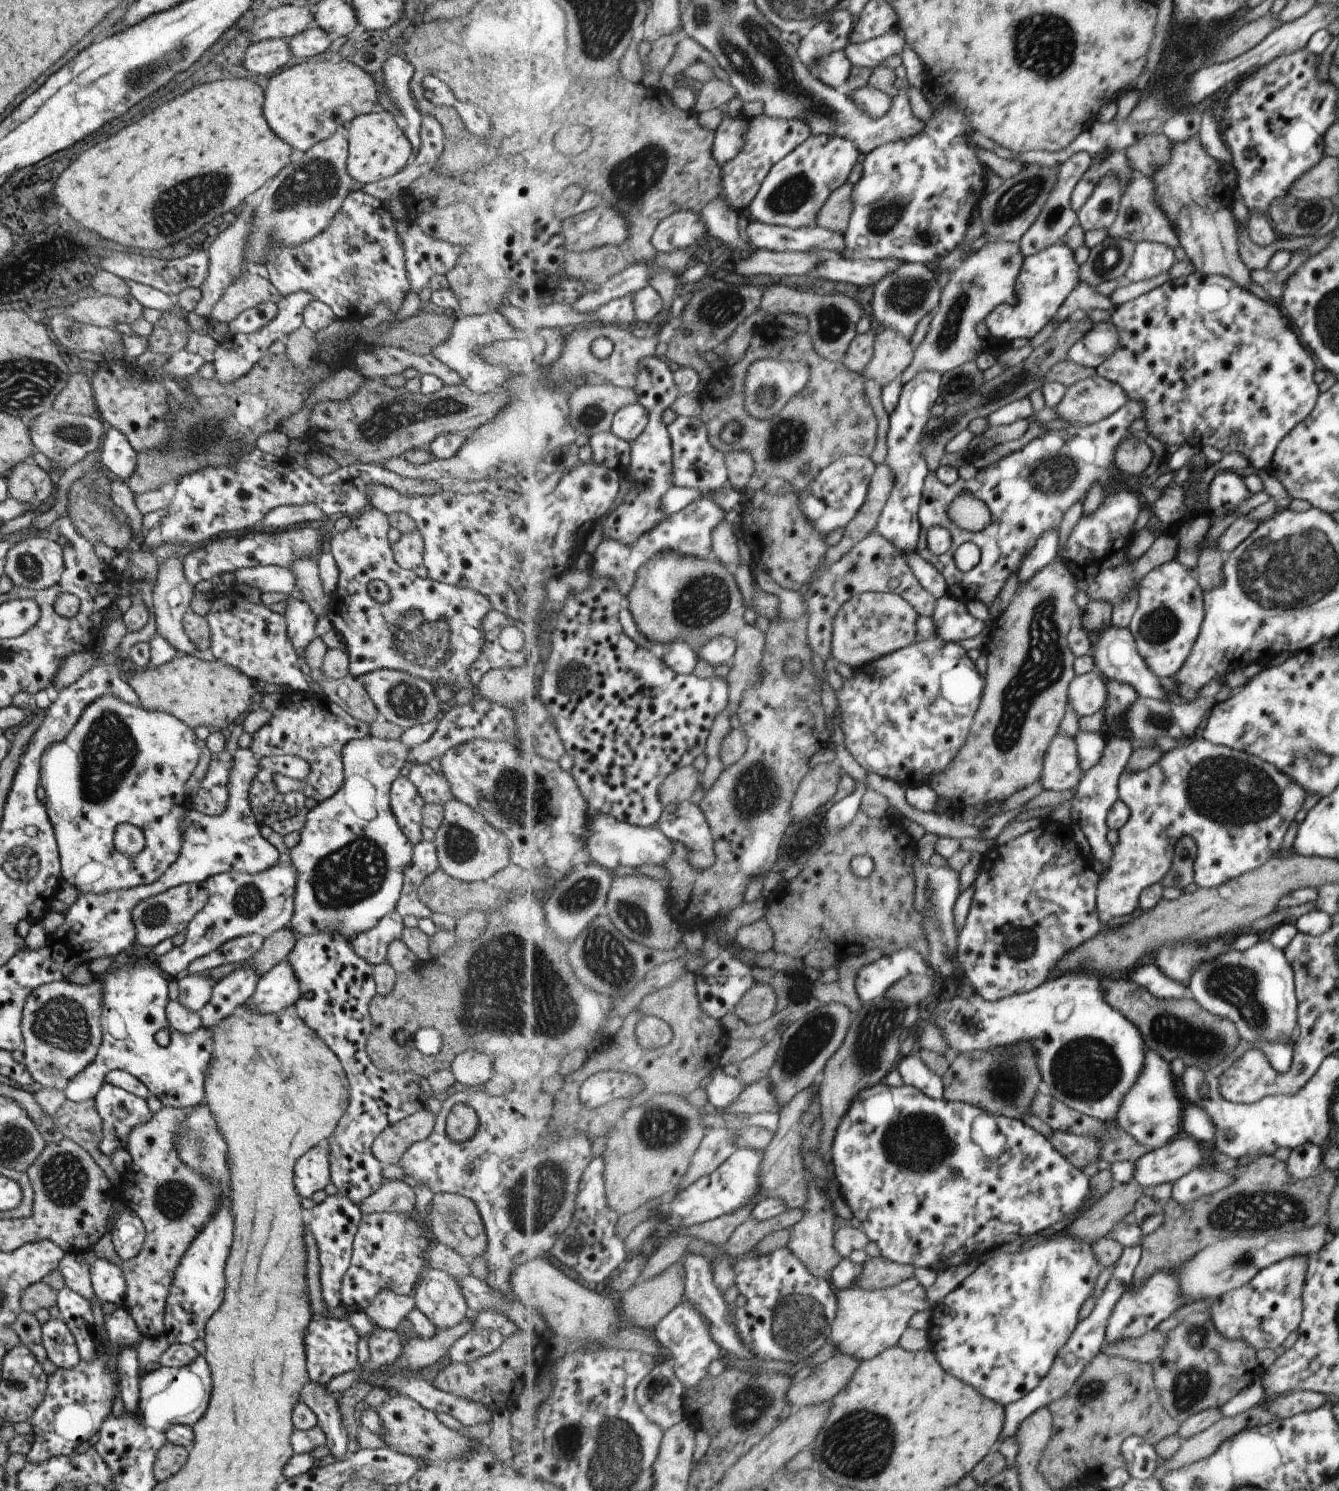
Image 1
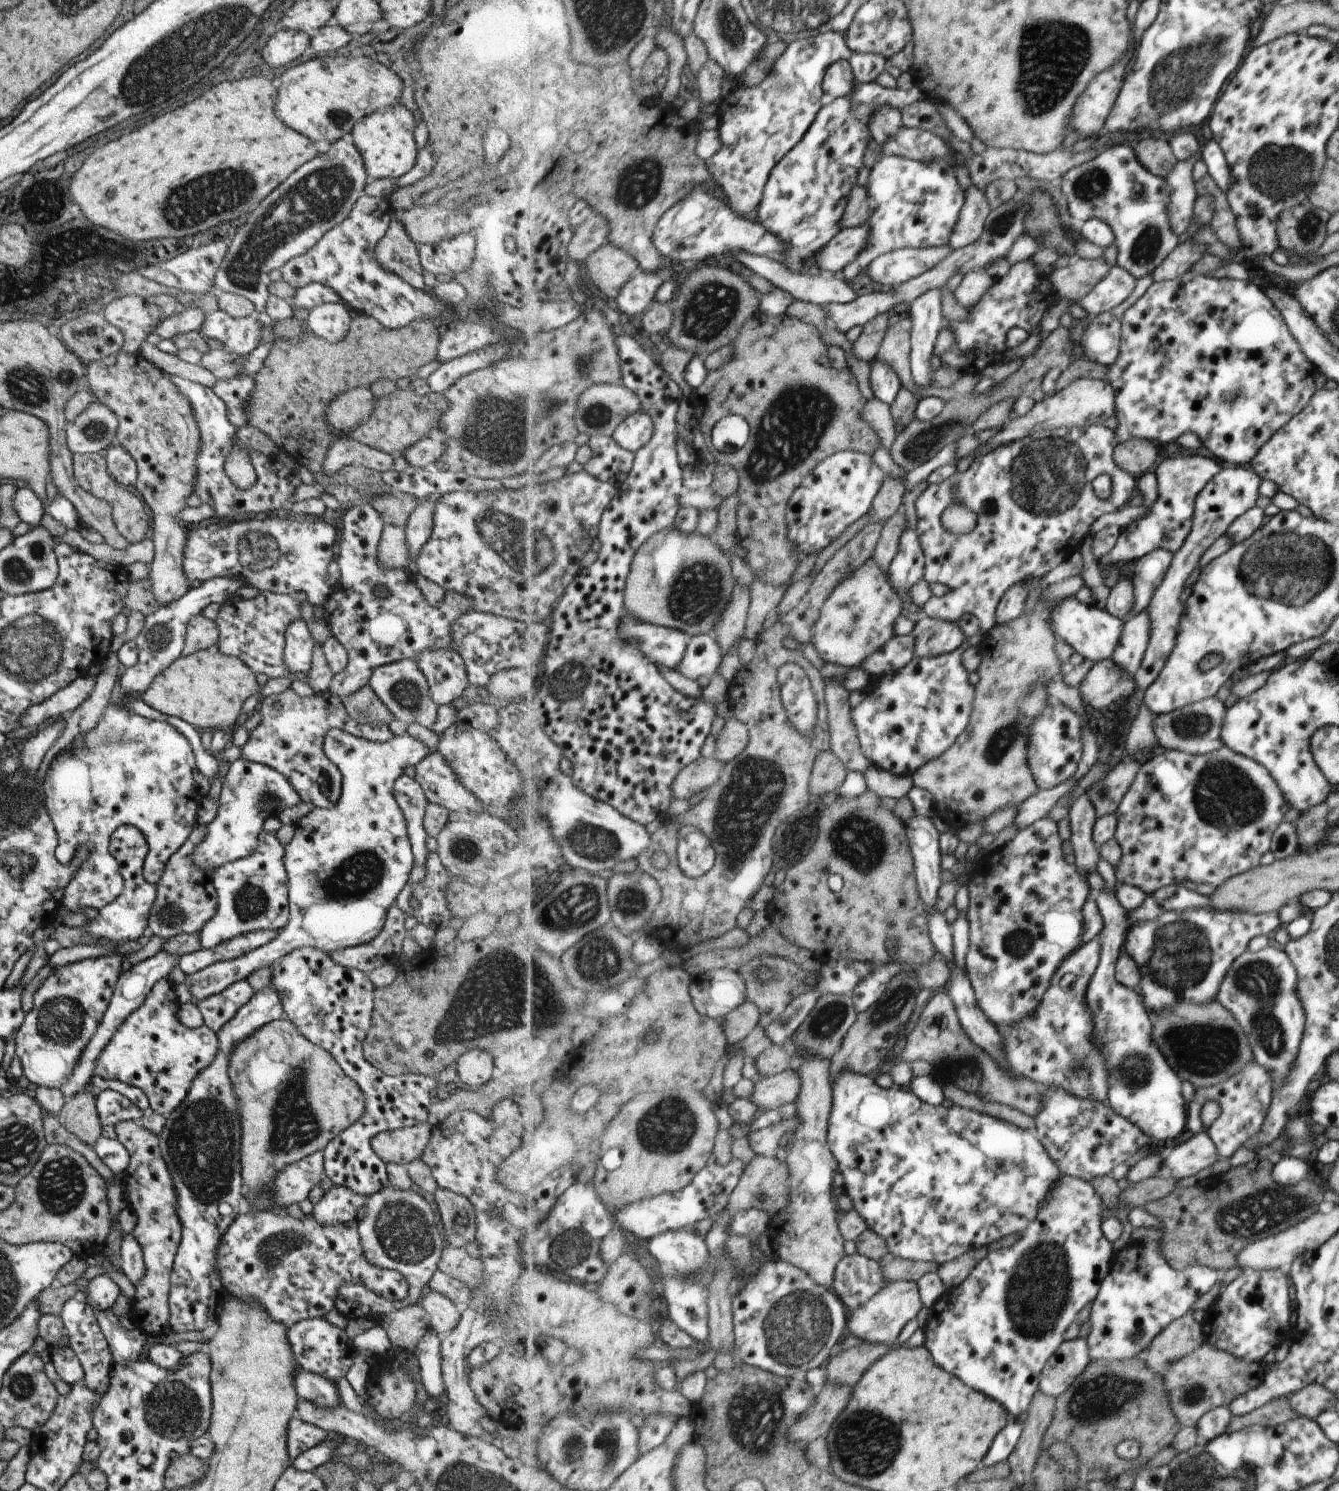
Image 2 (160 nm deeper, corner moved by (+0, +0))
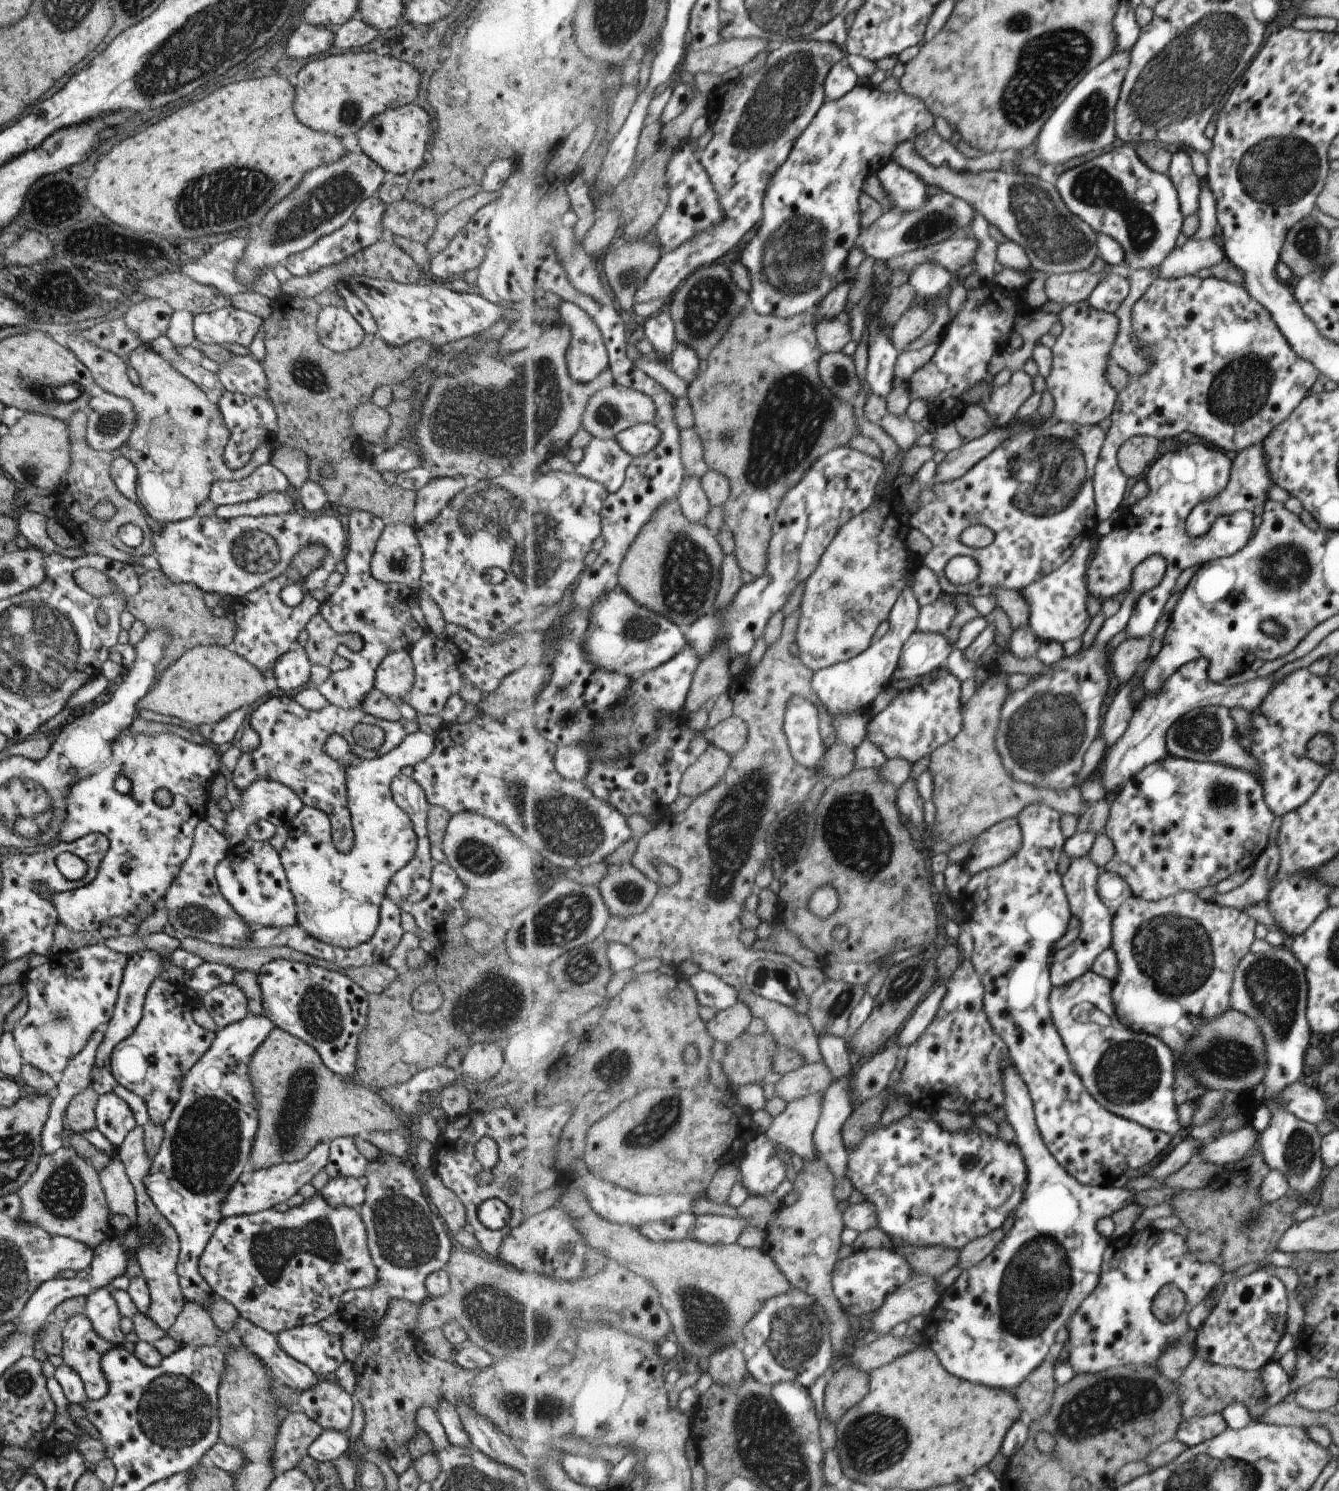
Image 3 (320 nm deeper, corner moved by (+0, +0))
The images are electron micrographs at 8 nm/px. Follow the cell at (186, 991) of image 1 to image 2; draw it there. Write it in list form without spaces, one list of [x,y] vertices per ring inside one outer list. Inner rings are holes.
[[[329,729],[324,736],[322,744],[323,754],[327,757],[327,760],[331,764],[335,765],[335,768],[341,775],[341,788],[340,797],[335,805],[330,809],[319,809],[318,807],[312,807],[309,811],[294,823],[294,833],[291,840],[283,847],[284,853],[282,856],[283,866],[286,872],[286,887],[288,892],[288,921],[286,925],[278,930],[277,936],[263,946],[256,948],[255,950],[242,954],[237,958],[232,958],[228,961],[215,961],[213,964],[198,970],[197,972],[185,975],[184,984],[191,993],[192,1002],[205,1000],[208,996],[221,992],[224,988],[227,988],[230,984],[246,979],[253,971],[260,968],[270,967],[272,962],[275,962],[278,958],[281,958],[284,954],[291,952],[292,950],[301,947],[311,947],[330,953],[334,950],[341,950],[347,947],[354,947],[366,942],[369,942],[383,926],[384,918],[387,909],[394,903],[397,893],[407,884],[408,874],[412,867],[412,852],[410,849],[410,842],[406,831],[406,824],[401,809],[397,806],[395,799],[393,798],[392,786],[396,781],[396,778],[403,775],[403,768],[407,766],[416,766],[416,764],[430,753],[430,748],[420,740],[417,740],[412,735],[408,735],[406,732],[399,736],[394,736],[391,740],[374,743],[354,737],[352,734],[346,733],[341,729]]]

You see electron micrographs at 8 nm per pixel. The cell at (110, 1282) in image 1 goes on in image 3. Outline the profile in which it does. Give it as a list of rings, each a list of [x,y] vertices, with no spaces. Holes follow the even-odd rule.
[[[106,1287],[95,1289],[85,1298],[83,1315],[93,1327],[93,1332],[111,1346],[121,1345],[124,1335],[119,1329],[120,1314],[109,1290]]]

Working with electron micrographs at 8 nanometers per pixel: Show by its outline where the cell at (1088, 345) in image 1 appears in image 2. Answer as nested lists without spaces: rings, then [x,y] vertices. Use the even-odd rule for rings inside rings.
[[[1147,275],[1136,279],[1136,282],[1136,289],[1123,304],[1109,312],[1091,317],[1092,321],[1082,346],[1085,358],[1104,365],[1112,365],[1120,357],[1124,314],[1149,290],[1154,278]]]

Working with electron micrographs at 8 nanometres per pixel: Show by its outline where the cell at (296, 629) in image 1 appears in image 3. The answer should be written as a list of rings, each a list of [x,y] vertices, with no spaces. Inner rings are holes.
[[[294,645],[276,660],[269,683],[280,694],[293,692],[308,681],[310,666],[303,648]]]

